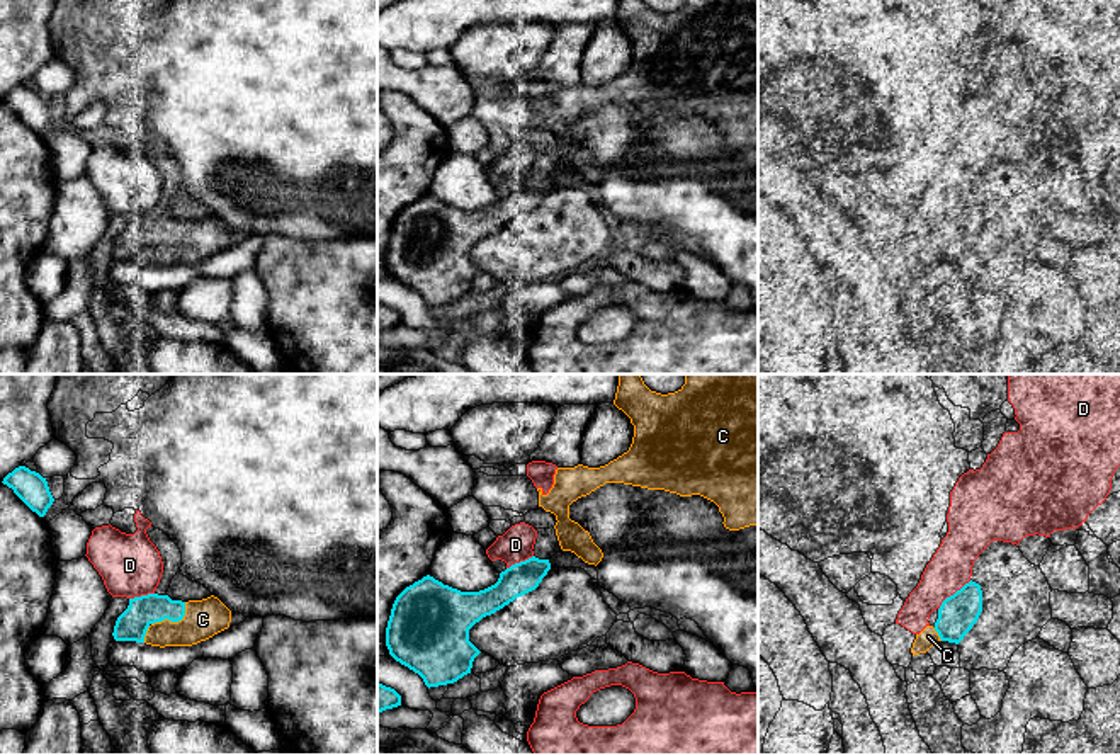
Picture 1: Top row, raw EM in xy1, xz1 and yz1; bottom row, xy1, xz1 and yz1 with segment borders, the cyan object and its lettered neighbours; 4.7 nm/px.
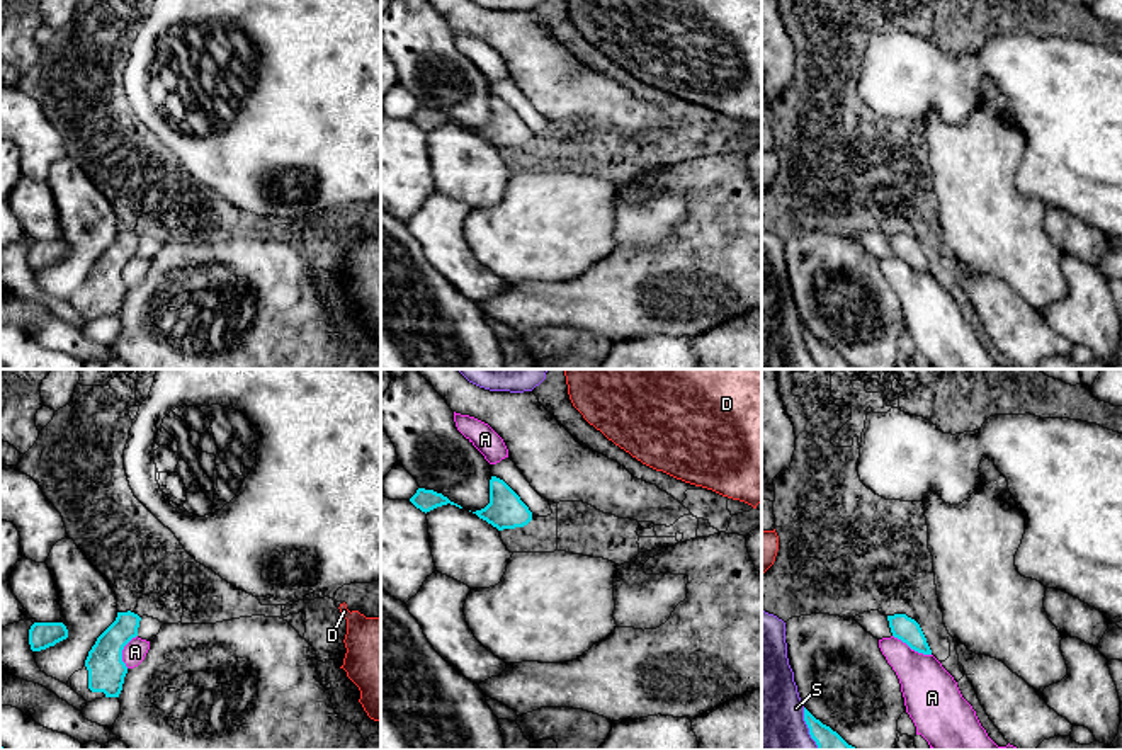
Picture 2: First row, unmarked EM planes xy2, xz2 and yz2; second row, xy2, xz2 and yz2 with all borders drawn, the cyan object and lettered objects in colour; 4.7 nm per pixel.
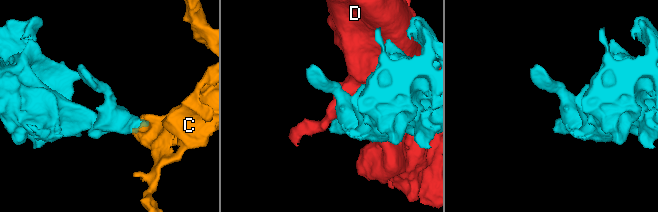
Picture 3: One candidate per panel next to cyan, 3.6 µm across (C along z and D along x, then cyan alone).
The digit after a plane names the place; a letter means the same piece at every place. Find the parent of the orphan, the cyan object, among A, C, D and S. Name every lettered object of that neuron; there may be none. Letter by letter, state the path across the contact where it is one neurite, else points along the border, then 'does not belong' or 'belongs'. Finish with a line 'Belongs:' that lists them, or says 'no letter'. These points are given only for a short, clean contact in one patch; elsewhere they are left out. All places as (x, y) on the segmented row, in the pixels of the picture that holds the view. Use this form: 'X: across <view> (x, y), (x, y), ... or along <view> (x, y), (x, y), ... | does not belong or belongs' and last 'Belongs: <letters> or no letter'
A: does not belong
C: belongs
D: does not belong
S: does not belong
Belongs: C

